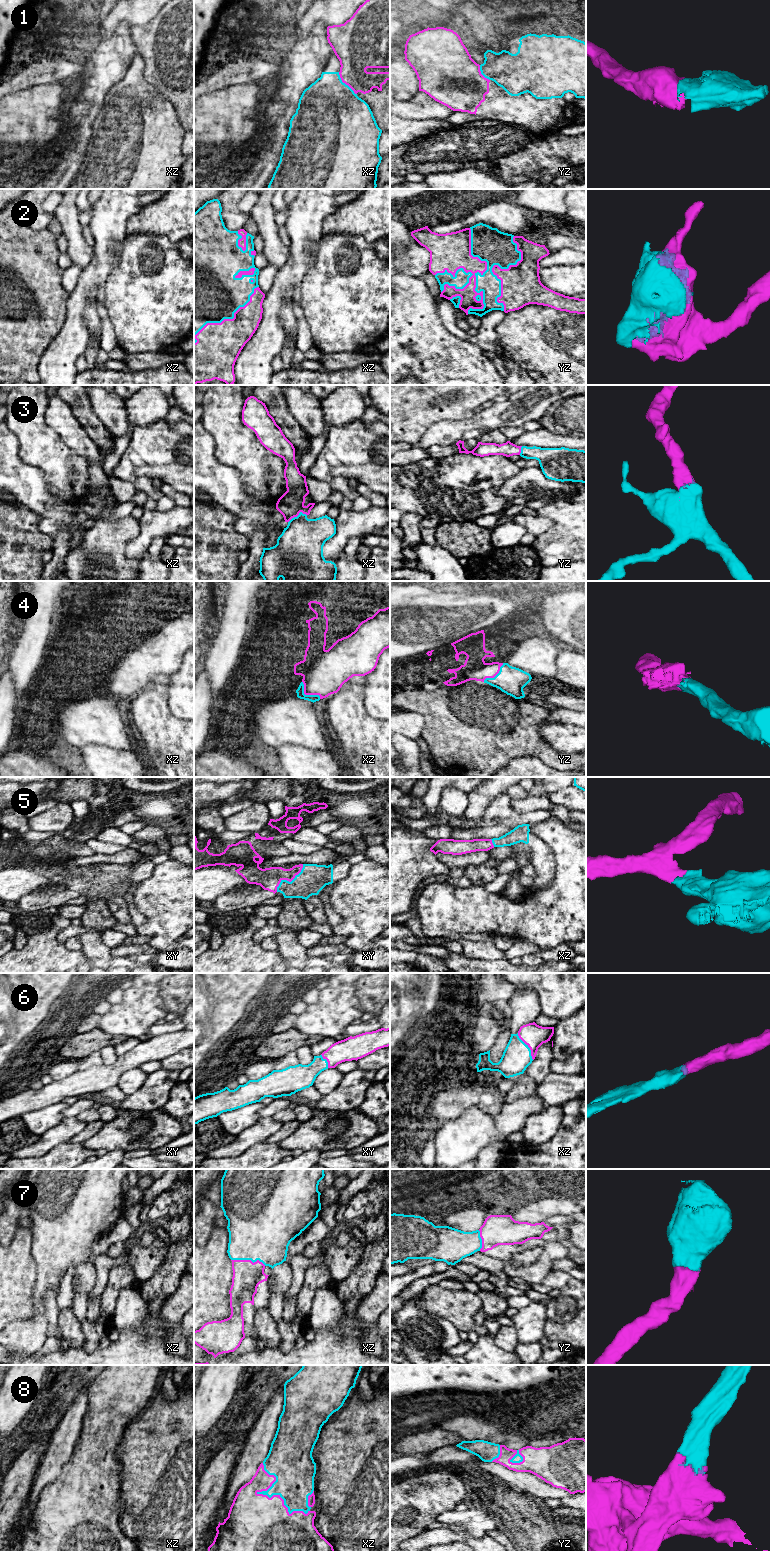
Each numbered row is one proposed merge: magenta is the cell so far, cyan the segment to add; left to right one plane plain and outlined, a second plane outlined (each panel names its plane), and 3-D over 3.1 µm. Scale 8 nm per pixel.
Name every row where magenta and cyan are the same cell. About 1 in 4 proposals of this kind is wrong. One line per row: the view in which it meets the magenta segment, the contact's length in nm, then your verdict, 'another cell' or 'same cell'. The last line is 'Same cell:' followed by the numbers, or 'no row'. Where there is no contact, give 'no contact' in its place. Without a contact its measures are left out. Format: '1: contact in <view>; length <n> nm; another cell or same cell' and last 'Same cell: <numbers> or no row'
1: contact in xz; length 240 nm; another cell
2: contact in yz; length 700 nm; same cell
3: contact in xz; length 170 nm; same cell
4: contact in xz; length 200 nm; same cell
5: contact in xy; length 320 nm; same cell
6: contact in xz; length 260 nm; same cell
7: contact in xz; length 280 nm; same cell
8: contact in xz; length 550 nm; same cell
Same cell: 2, 3, 4, 5, 6, 7, 8

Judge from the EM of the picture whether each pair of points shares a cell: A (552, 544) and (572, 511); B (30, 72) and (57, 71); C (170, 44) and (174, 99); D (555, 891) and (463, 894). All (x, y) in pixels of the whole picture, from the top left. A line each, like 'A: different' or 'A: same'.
A: same
B: same
C: same
D: same

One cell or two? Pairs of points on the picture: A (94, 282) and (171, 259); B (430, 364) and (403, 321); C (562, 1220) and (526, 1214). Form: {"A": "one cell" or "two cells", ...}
{"A": "two cells", "B": "one cell", "C": "two cells"}

